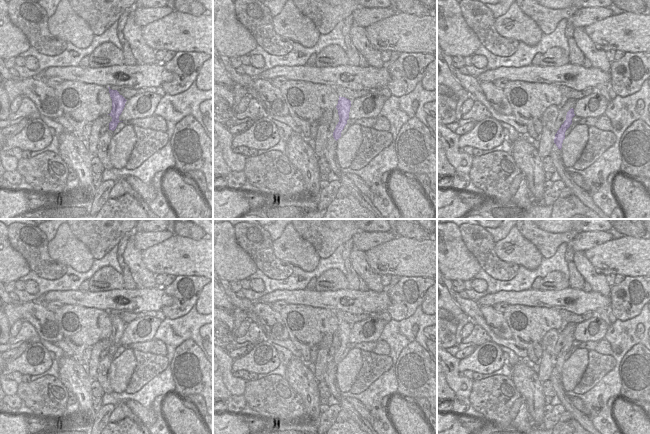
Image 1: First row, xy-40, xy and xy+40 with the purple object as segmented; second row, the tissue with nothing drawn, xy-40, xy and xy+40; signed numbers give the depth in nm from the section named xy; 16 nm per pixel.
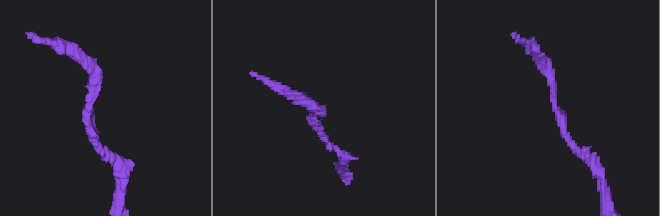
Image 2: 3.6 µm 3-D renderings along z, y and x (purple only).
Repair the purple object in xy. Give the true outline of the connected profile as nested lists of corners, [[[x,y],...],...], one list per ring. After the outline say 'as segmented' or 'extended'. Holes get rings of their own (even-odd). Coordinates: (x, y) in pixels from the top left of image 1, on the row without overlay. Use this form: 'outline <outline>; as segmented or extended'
outline [[[340,321],[336,330],[339,339],[339,346],[333,356],[333,361],[337,365],[341,361],[341,356],[347,348],[349,343],[349,336],[351,331],[351,325],[345,321]]]; as segmented

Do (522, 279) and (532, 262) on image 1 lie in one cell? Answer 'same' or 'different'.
different

